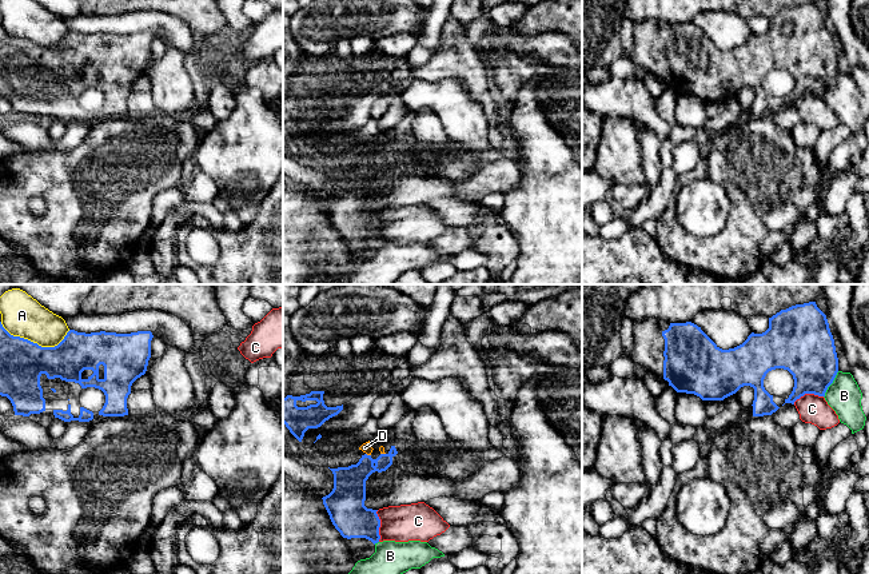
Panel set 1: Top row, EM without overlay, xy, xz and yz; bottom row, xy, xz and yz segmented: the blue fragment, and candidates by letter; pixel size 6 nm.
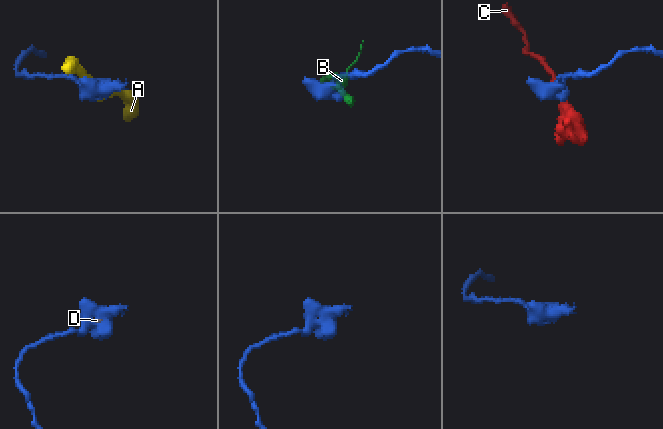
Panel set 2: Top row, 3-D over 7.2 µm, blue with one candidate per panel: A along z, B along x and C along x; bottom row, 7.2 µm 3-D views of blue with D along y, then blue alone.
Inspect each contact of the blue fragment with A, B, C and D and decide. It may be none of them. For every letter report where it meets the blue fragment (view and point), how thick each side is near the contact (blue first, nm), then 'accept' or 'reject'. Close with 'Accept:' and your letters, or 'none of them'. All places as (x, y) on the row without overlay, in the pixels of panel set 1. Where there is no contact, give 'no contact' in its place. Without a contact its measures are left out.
A: contact xy (35, 44); calibres 280 and 240 nm; reject
B: contact yz (830, 84); calibres 340 and 200 nm; reject
C: contact xz (379, 227); calibres 220 and 220 nm; reject
D: contact xz (369, 156); calibres 200 and 60 nm; accept
Accept: D

